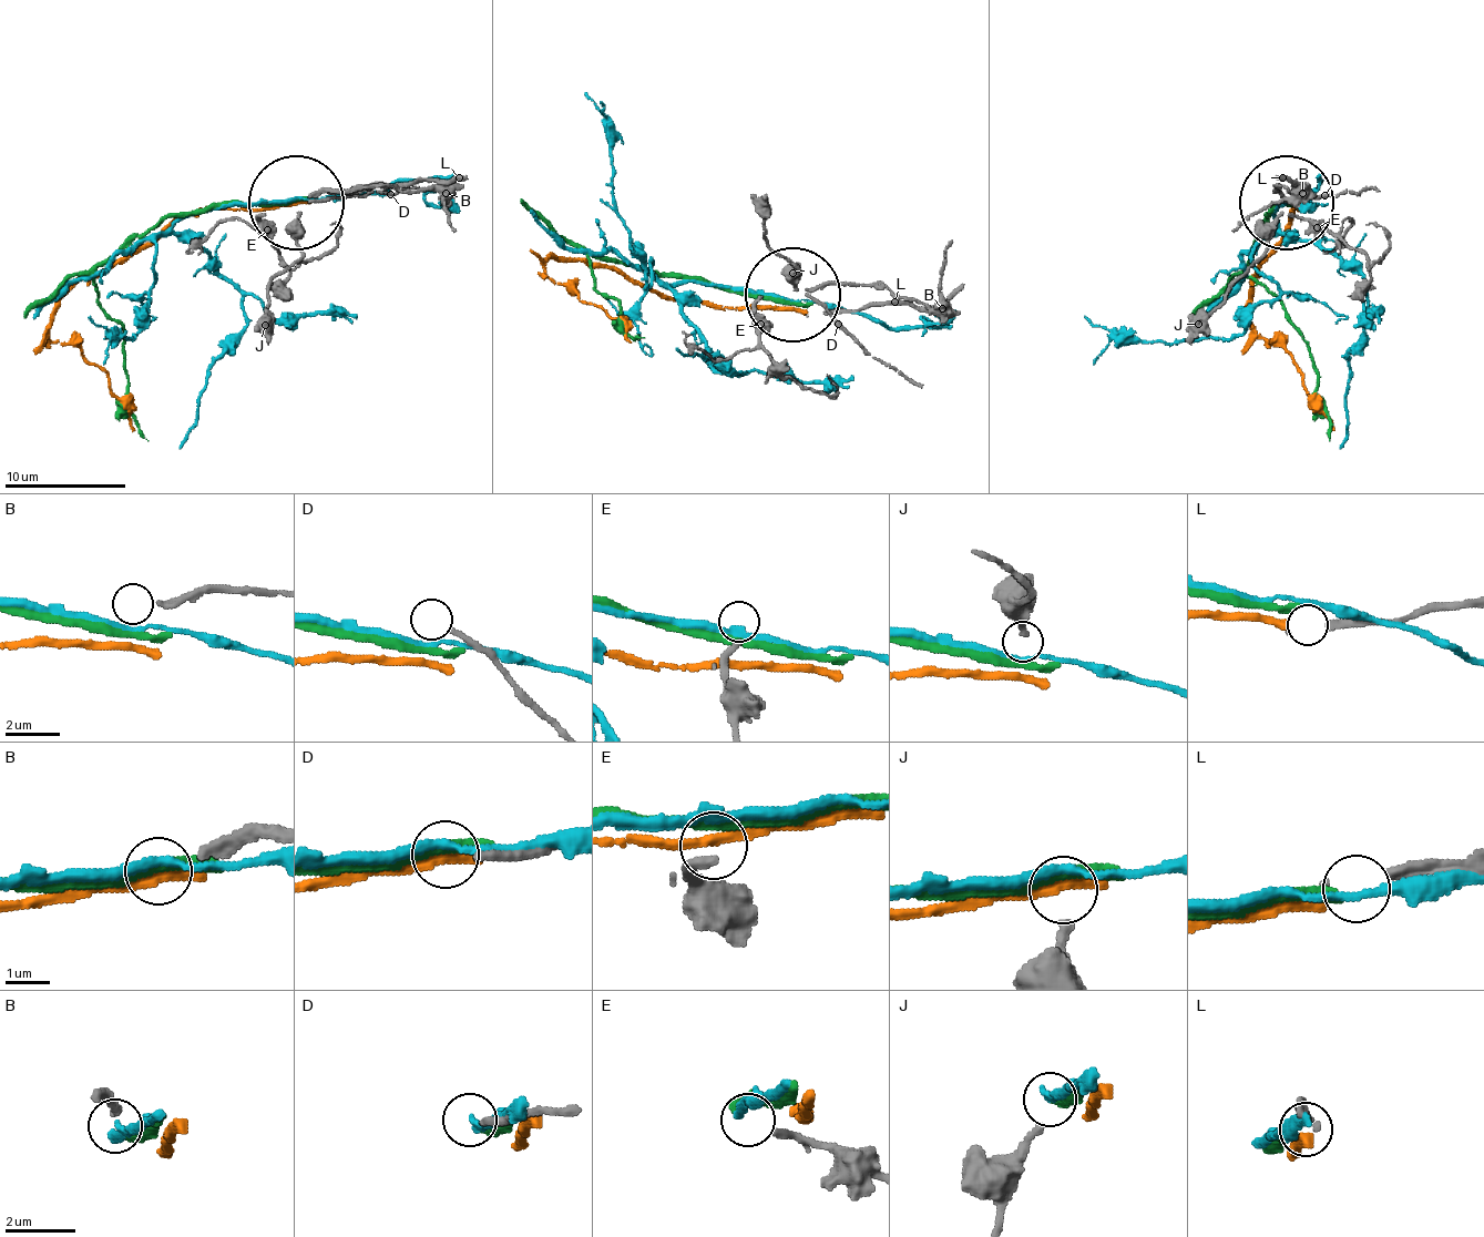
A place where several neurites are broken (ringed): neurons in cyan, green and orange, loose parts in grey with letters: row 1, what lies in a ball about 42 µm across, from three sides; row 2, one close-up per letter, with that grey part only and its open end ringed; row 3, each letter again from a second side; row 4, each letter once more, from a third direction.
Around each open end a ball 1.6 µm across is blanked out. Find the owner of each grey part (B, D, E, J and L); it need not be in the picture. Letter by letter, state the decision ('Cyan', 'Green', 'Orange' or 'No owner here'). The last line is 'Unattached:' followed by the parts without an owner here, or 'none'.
B: No owner here
D: No owner here
E: No owner here
J: No owner here
L: Orange
Unattached: B, D, E, J

